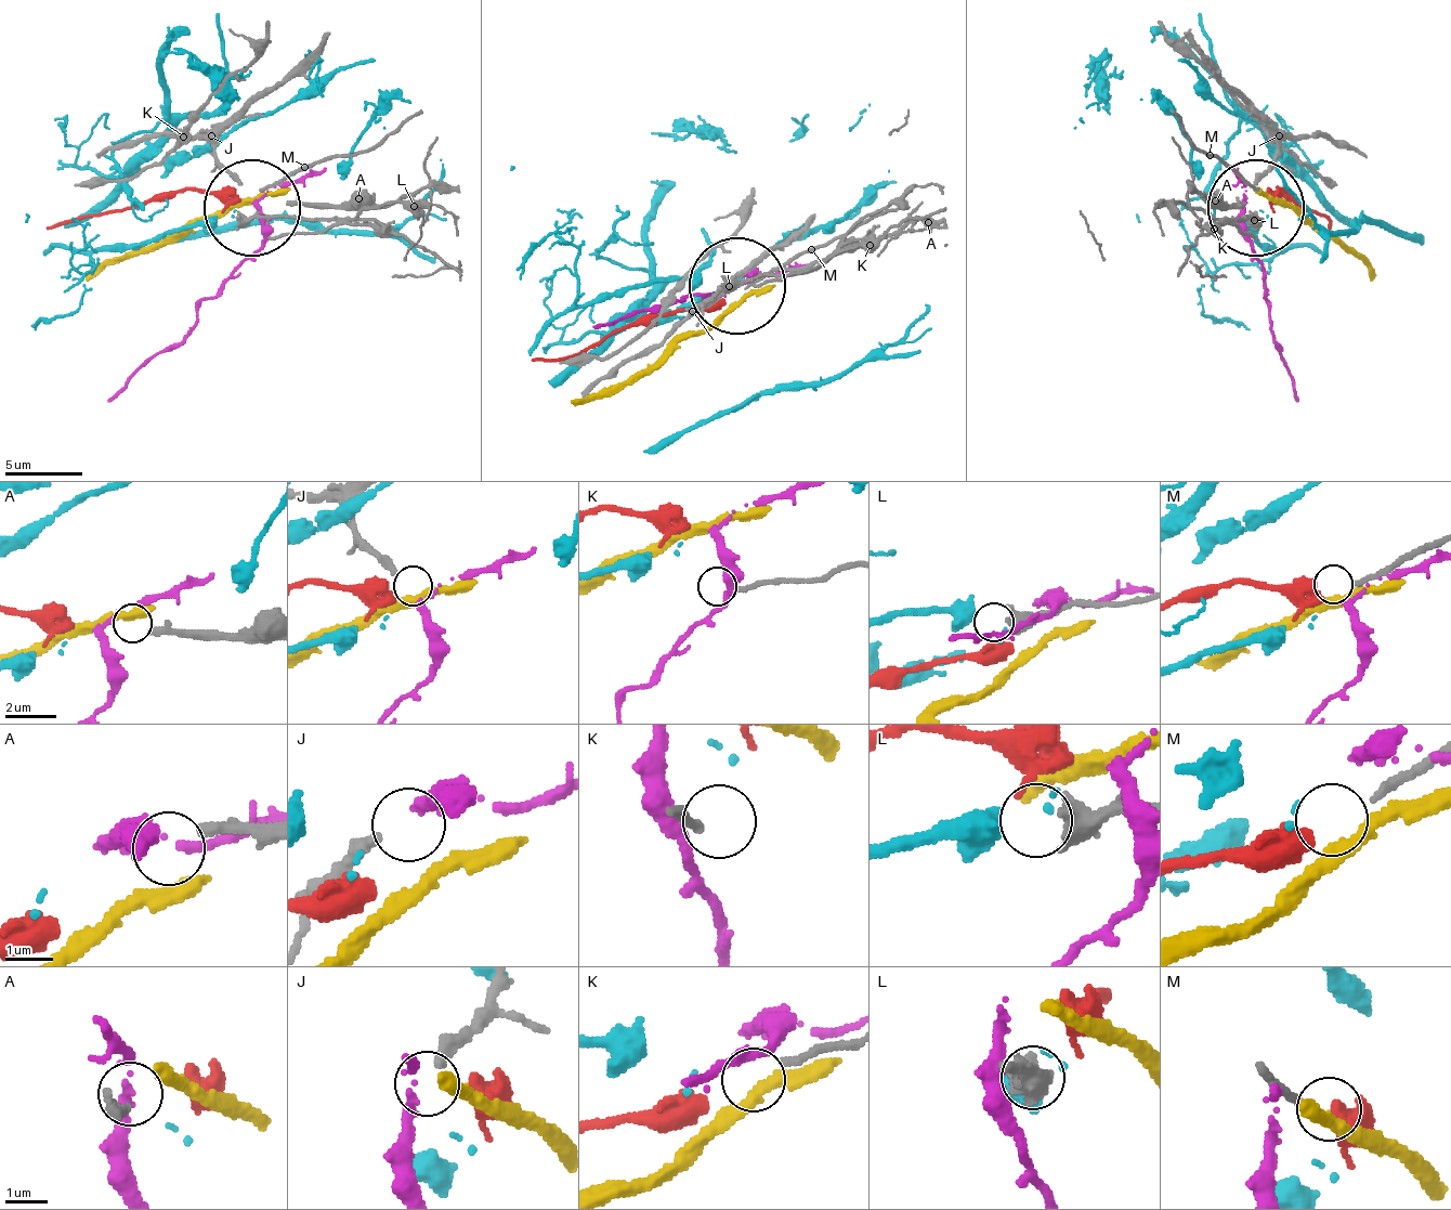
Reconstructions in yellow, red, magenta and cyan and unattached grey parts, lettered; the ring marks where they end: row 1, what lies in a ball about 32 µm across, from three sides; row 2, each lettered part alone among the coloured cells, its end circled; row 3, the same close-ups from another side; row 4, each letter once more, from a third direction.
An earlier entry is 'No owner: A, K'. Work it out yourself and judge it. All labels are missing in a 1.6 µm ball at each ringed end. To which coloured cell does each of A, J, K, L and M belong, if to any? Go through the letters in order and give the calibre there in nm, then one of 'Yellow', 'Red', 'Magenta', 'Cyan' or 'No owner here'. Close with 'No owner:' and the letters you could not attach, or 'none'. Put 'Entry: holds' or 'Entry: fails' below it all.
A: Thickness 280 nm. No owner here
J: Thickness 320 nm. Magenta
K: Thickness 180 nm. No owner here
L: Thickness 550 nm. Cyan
M: Thickness 190 nm. Red
No owner: A, K
Entry: holds

